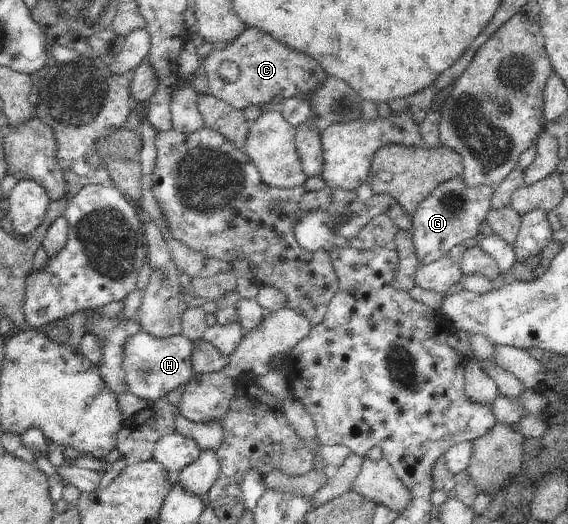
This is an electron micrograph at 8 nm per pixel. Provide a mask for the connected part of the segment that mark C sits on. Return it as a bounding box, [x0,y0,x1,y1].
[203,26,327,110]

